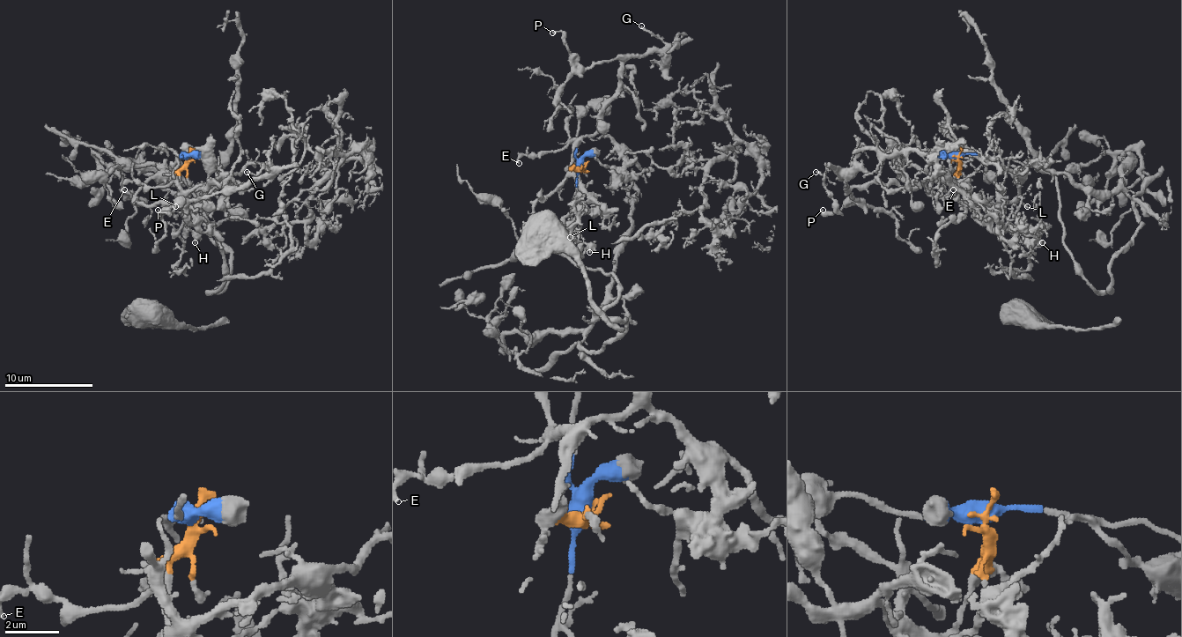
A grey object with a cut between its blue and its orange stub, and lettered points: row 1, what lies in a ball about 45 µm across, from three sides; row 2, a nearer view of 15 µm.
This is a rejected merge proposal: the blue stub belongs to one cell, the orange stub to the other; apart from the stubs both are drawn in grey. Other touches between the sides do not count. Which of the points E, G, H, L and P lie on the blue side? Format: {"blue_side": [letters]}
{"blue_side": []}

